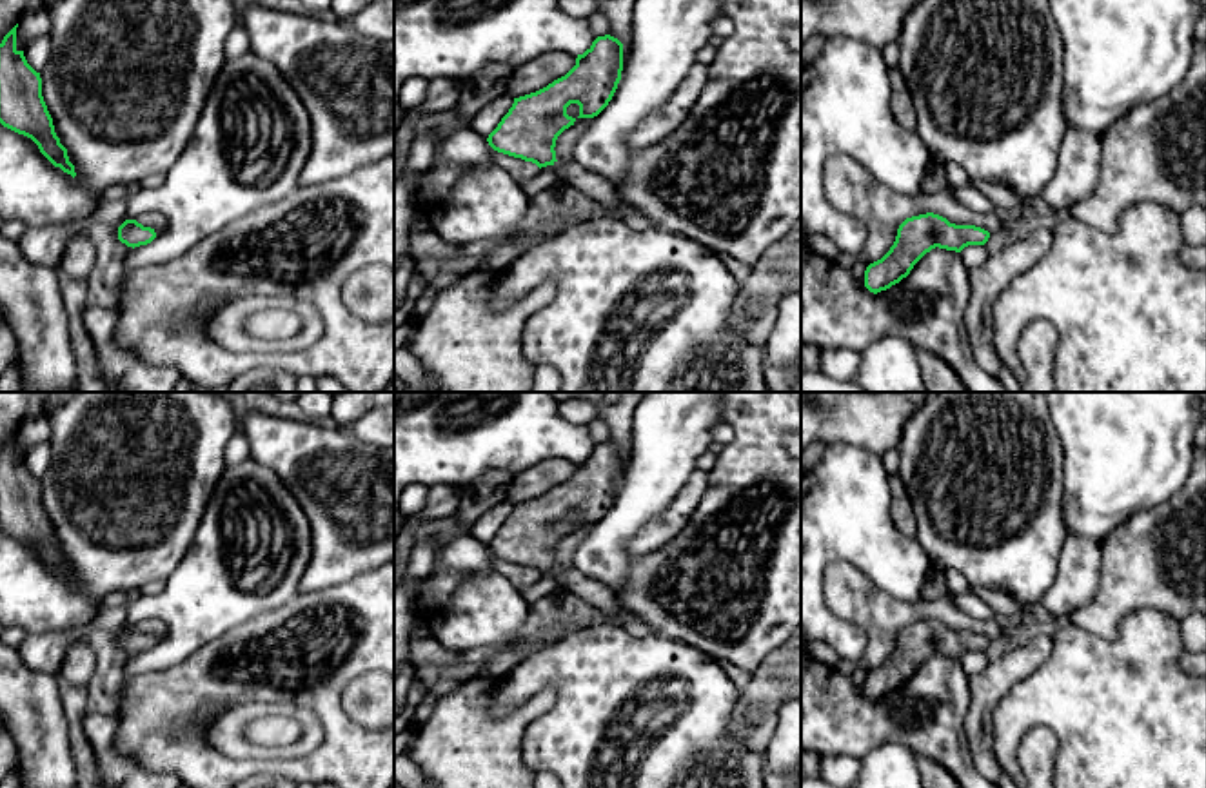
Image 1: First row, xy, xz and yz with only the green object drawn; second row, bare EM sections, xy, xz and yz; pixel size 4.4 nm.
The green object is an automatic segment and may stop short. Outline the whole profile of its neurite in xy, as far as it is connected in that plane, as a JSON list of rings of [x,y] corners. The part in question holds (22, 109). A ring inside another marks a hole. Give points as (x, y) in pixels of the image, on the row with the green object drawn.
[[[16,27],[0,44],[0,123],[31,138],[40,153],[64,172],[76,176],[67,149],[54,133],[42,96],[42,78],[16,49]]]

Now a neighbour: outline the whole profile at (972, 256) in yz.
[[[968,245],[959,254],[966,271],[979,267],[988,258],[988,251],[984,245]]]

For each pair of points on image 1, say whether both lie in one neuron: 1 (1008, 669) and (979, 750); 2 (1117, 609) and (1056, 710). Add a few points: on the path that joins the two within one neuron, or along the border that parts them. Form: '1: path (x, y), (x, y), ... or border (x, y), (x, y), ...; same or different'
1: path (988, 689), (981, 701), (979, 730); same
2: border (1136, 610), (1112, 638), (1072, 623); different

